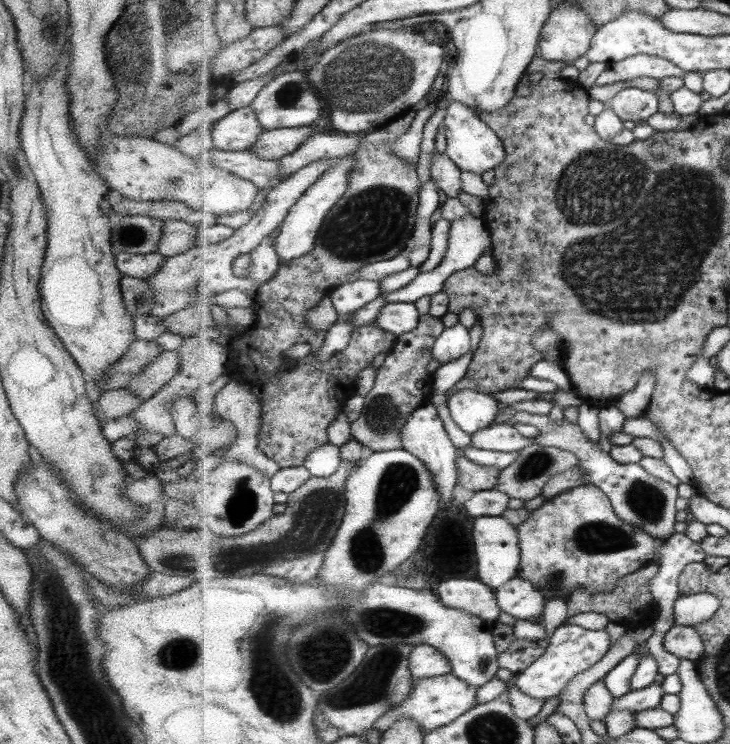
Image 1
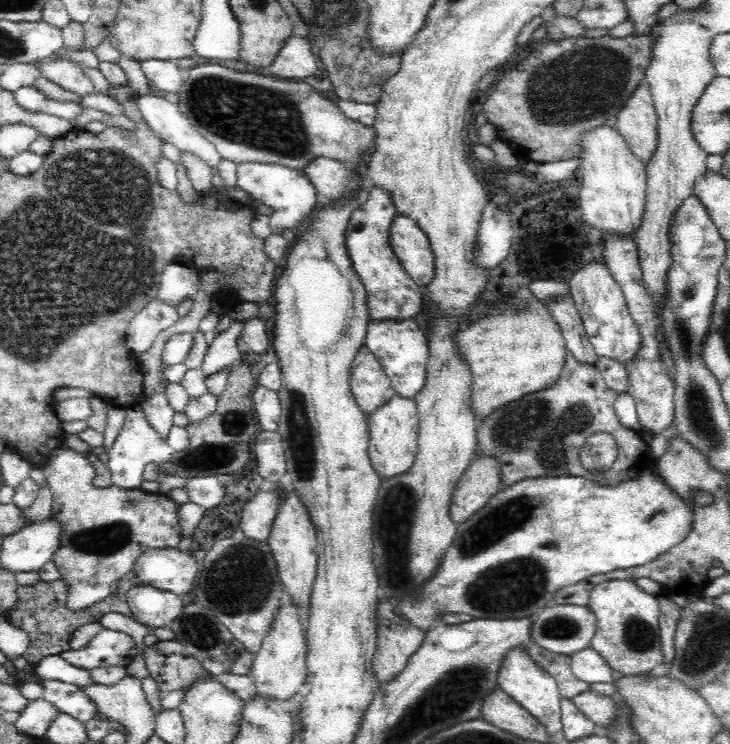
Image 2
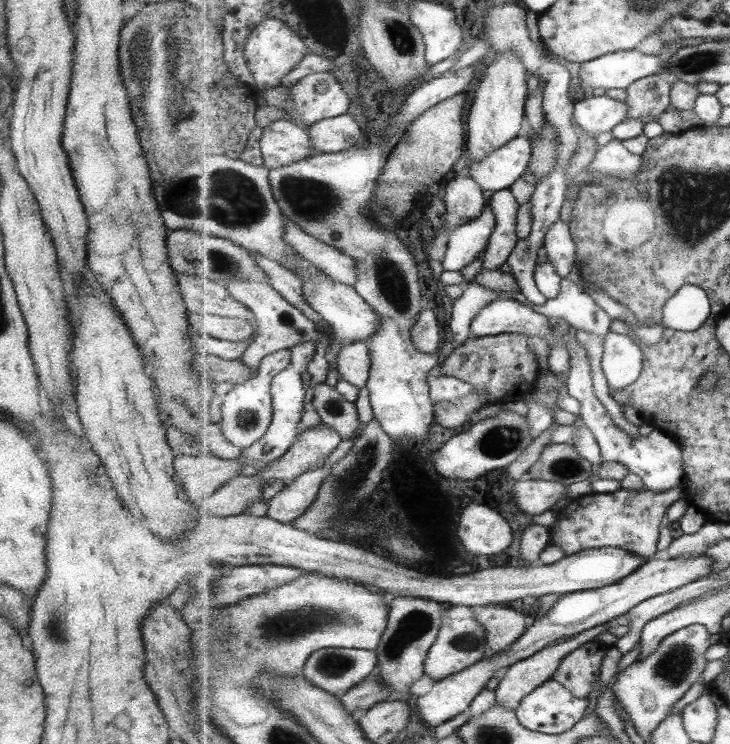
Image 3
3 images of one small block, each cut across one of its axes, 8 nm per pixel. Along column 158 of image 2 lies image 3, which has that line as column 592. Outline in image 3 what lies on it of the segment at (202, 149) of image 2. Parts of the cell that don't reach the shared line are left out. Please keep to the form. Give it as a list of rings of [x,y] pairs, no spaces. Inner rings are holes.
[[[607,95],[591,96],[588,99],[577,101],[574,116],[577,125],[579,125],[583,131],[591,133],[591,136],[595,138],[598,134],[611,133],[621,122],[629,118],[629,110],[631,110],[631,106],[628,105],[626,100],[625,103],[623,103]]]

